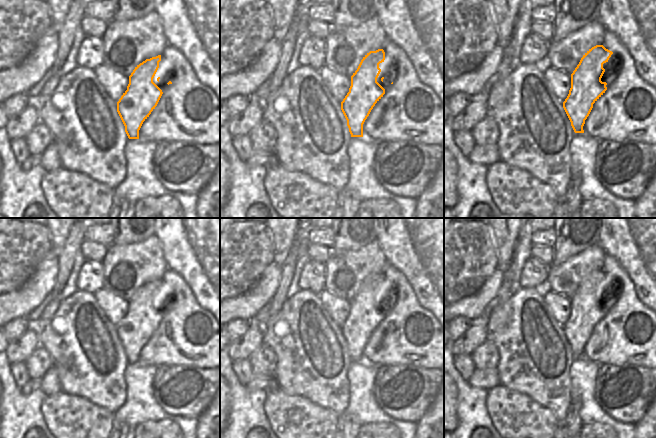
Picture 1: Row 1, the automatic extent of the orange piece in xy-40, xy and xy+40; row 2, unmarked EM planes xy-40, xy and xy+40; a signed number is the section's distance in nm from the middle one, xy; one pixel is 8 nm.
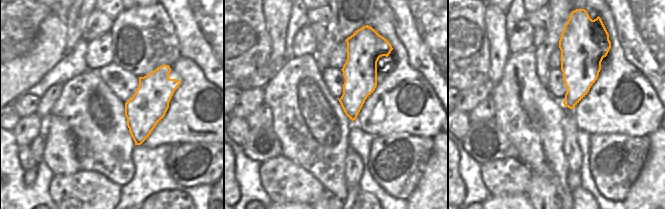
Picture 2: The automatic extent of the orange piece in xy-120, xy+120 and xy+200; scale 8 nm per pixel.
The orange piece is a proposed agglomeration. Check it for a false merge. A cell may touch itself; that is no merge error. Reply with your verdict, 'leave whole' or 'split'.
leave whole

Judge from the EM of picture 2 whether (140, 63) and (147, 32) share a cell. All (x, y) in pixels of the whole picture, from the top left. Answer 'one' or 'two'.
one

